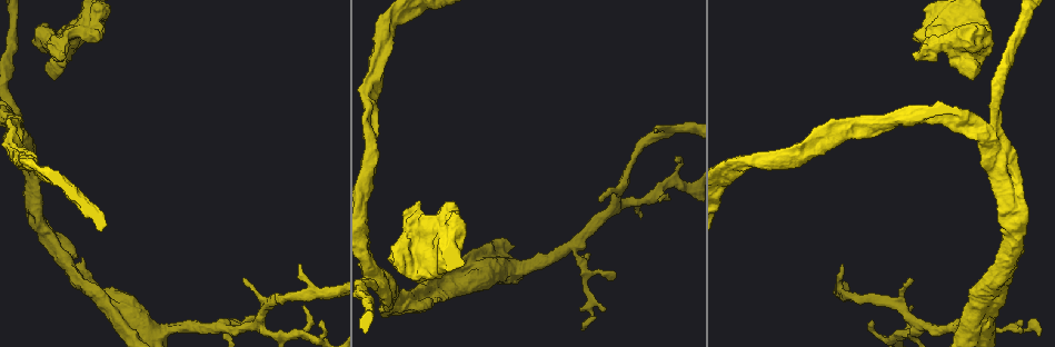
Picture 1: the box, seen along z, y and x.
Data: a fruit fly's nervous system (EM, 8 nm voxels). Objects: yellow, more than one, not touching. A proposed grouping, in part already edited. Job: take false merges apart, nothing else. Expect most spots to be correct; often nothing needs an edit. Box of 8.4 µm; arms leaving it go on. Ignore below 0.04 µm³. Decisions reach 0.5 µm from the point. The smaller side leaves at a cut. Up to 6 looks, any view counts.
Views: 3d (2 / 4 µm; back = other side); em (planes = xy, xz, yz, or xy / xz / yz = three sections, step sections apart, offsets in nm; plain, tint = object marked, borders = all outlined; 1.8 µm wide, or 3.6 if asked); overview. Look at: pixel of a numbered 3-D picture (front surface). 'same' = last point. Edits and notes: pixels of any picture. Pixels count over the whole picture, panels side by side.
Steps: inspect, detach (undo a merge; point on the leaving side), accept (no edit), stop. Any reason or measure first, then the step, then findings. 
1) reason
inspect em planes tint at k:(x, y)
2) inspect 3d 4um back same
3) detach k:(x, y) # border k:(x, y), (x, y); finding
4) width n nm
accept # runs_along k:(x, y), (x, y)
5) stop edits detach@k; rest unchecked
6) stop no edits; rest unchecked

abrupt turn
inspect em xy step 4 plain at 1:(573, 245)

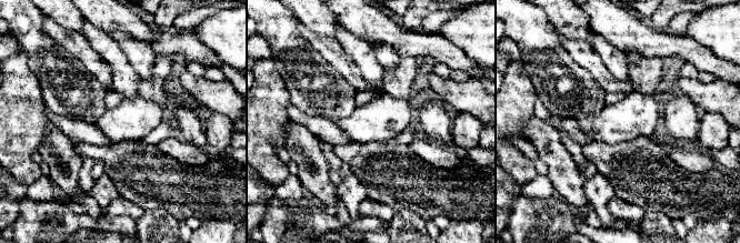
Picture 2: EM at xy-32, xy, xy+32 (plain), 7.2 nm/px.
with the object marked
inspect em xy step 4 tint same

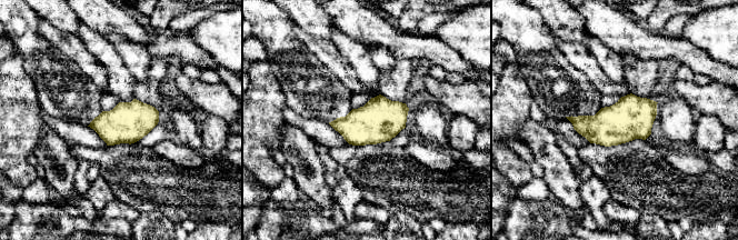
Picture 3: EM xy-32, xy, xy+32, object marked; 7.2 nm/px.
accept # continuous, no second neuron

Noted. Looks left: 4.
three arms meet
inspect 3d 4um at 1:(988, 137)

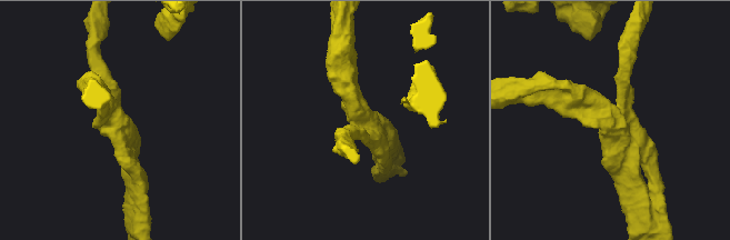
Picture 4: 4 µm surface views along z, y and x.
arms 3; arm_widths 240, 280, 320 nm
inspect em planes tint at 4:(360, 121)

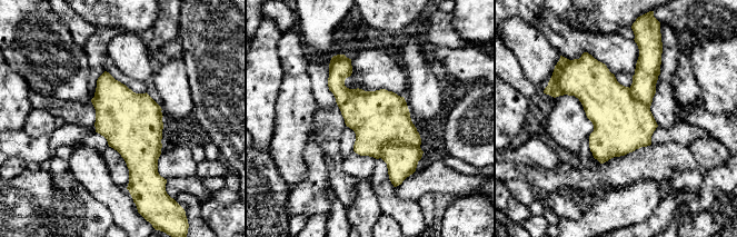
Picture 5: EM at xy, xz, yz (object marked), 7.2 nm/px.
width 420 nm
accept # continuous, no second neuron

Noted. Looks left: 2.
stop no edits; rest unchecked

